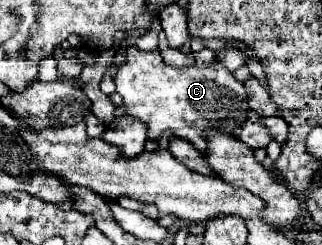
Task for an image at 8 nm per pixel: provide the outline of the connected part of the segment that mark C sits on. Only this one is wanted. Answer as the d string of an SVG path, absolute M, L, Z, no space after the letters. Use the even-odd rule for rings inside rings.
M138 47L126 49L126 63L118 69L116 91L124 99L126 113L144 121L150 127L150 139L158 139L162 131L172 131L176 137L186 139L198 151L206 149L202 139L204 129L220 129L234 133L248 115L248 95L244 85L216 61L212 67L184 67L176 69L166 65L158 51L140 51Z

